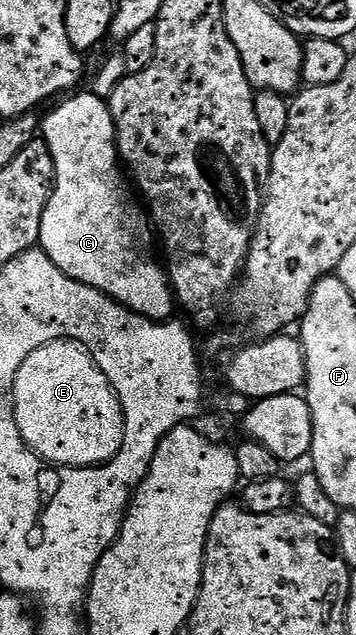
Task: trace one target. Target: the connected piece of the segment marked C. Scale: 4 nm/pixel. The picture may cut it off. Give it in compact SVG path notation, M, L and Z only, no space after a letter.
M84 90L81 96L76 95L77 94L72 94L67 98L61 99L59 101L61 104L58 105L48 117L45 115L42 120L42 139L48 144L48 149L52 155L52 161L56 167L56 174L52 185L52 196L49 198L46 210L42 214L42 230L40 231L39 247L52 259L54 266L58 266L58 270L62 270L62 274L66 274L70 278L74 278L86 286L96 288L100 292L105 292L110 299L116 300L124 308L128 308L132 312L137 312L139 316L145 316L151 320L163 322L173 315L172 308L175 309L177 307L176 298L172 294L172 283L168 280L168 273L165 265L161 263L161 261L159 264L159 262L156 261L155 254L152 253L154 228L150 223L149 213L145 211L141 205L141 209L136 205L137 197L134 195L133 189L130 187L129 181L122 171L122 161L116 151L116 127L114 126L114 118L108 109L108 101L107 99L92 95L91 91L88 90Z

